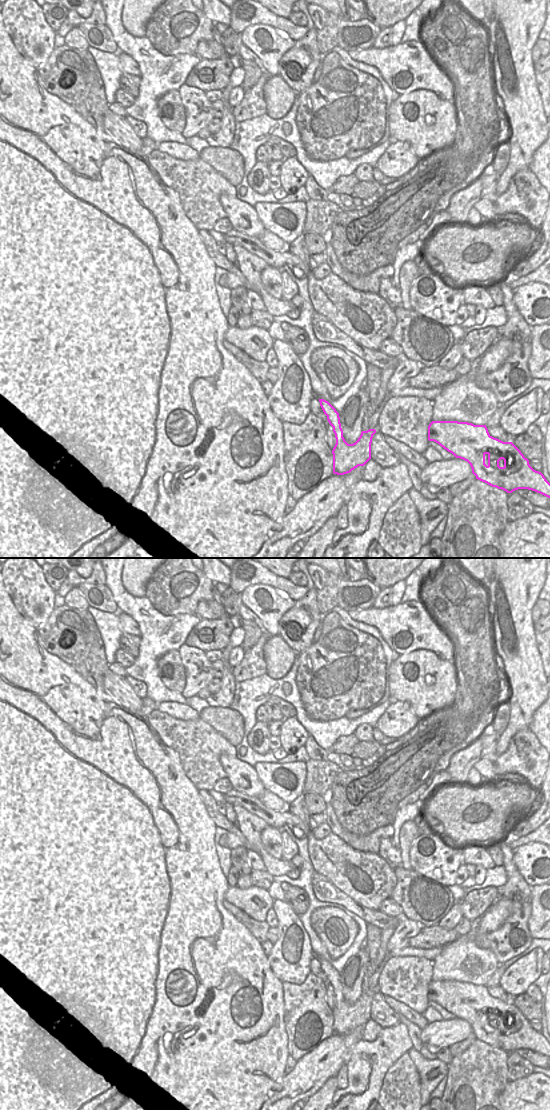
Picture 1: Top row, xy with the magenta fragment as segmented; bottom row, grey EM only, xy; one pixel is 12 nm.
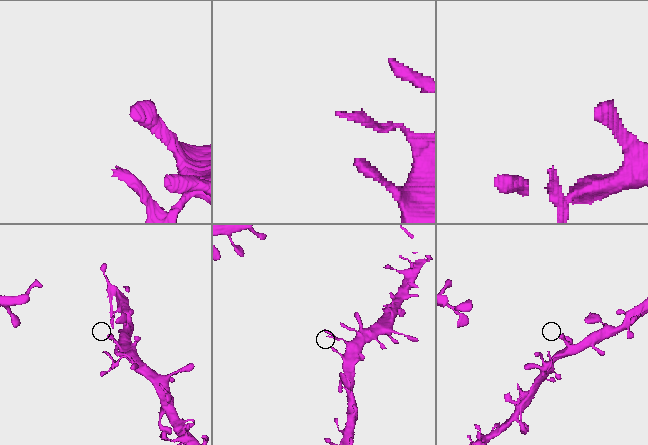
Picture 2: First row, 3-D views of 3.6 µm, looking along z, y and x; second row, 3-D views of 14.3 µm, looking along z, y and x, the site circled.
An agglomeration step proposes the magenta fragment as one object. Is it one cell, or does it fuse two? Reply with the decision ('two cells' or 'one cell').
one cell

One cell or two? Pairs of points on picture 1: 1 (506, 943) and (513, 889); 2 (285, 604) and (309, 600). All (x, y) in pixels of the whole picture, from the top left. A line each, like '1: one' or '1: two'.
1: one
2: two

